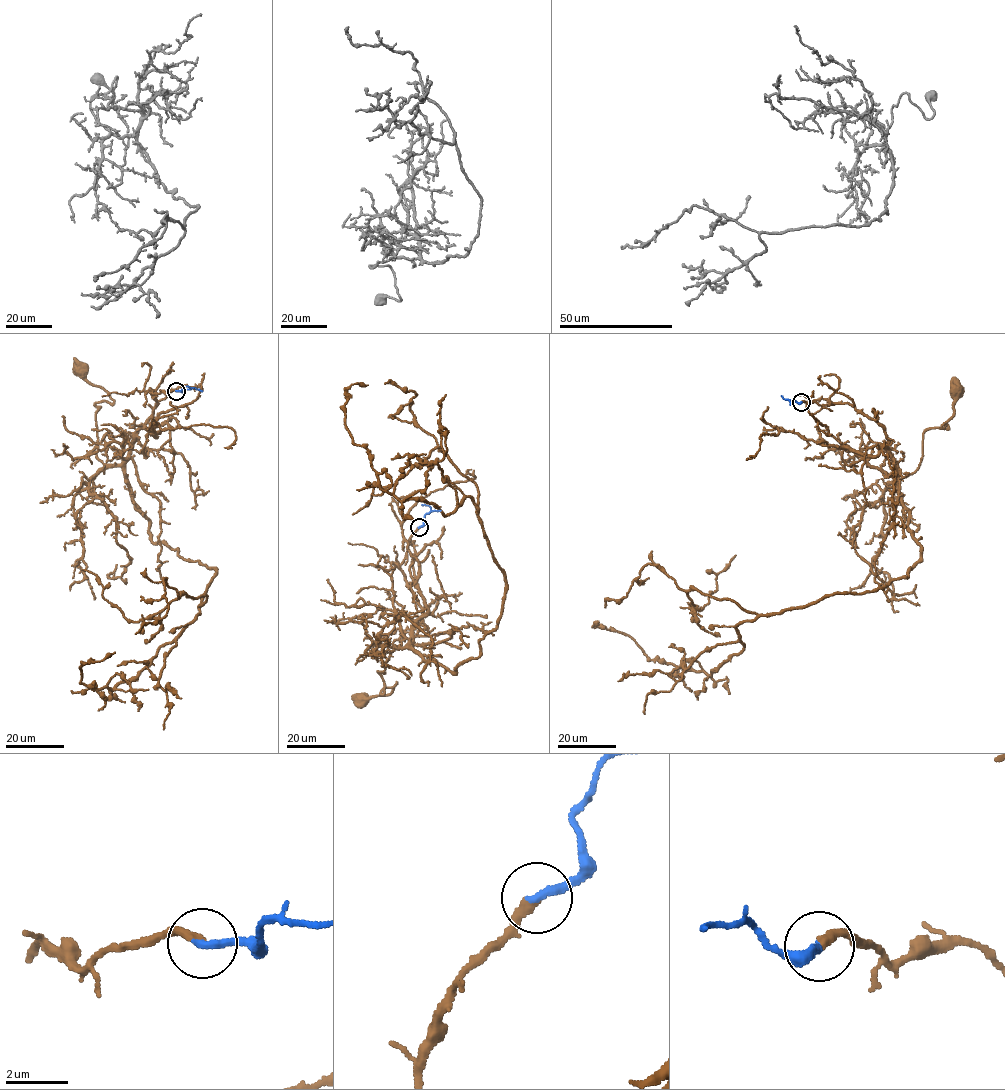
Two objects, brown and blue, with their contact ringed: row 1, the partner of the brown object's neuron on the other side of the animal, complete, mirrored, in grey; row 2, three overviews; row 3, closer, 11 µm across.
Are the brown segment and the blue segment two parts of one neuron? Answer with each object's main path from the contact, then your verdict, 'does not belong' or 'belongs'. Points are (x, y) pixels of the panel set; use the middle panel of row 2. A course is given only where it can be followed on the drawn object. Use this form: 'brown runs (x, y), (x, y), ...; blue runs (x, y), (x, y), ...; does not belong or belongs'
brown runs (419, 527), (400, 569), (422, 620), (412, 644), (378, 671), (381, 694), (397, 684), (392, 692), (361, 700); blue runs (419, 527), (431, 510), (428, 505), (421, 504); belongs

